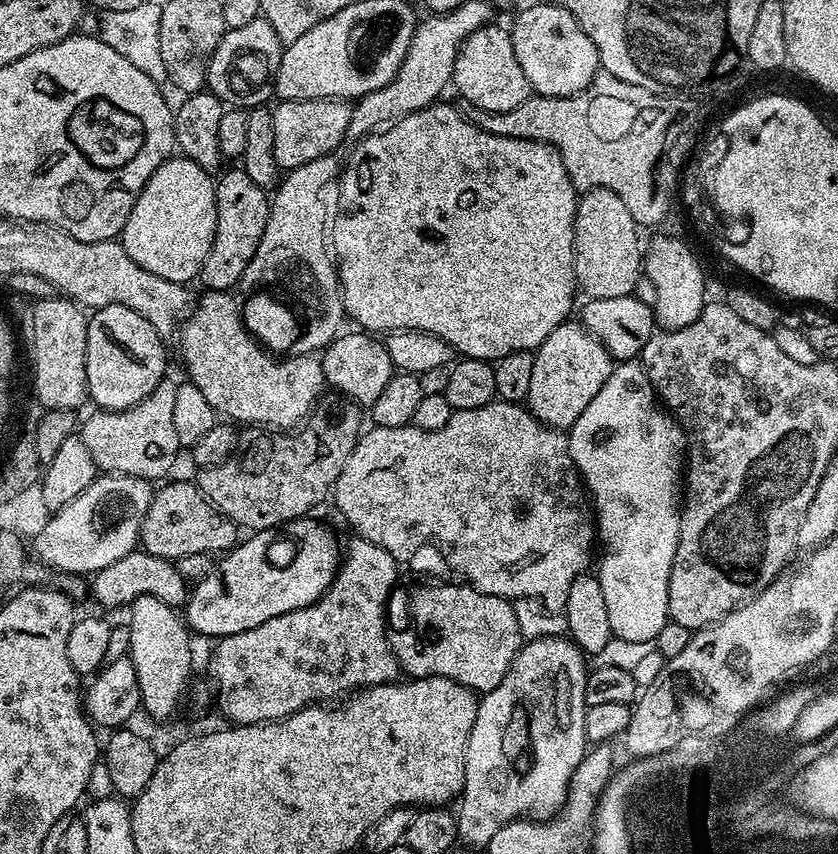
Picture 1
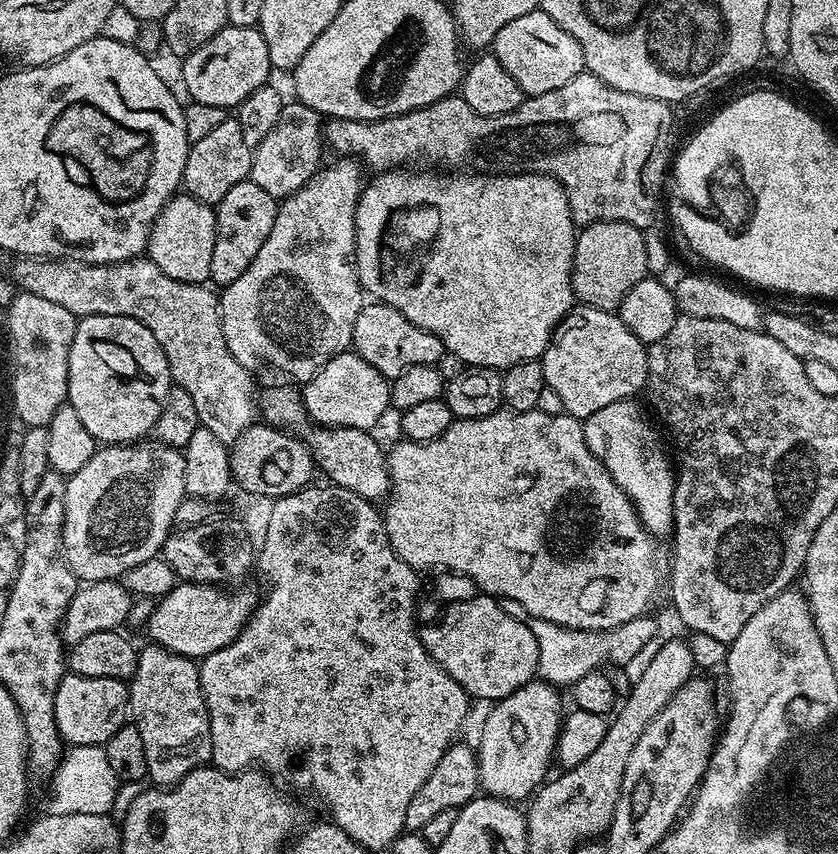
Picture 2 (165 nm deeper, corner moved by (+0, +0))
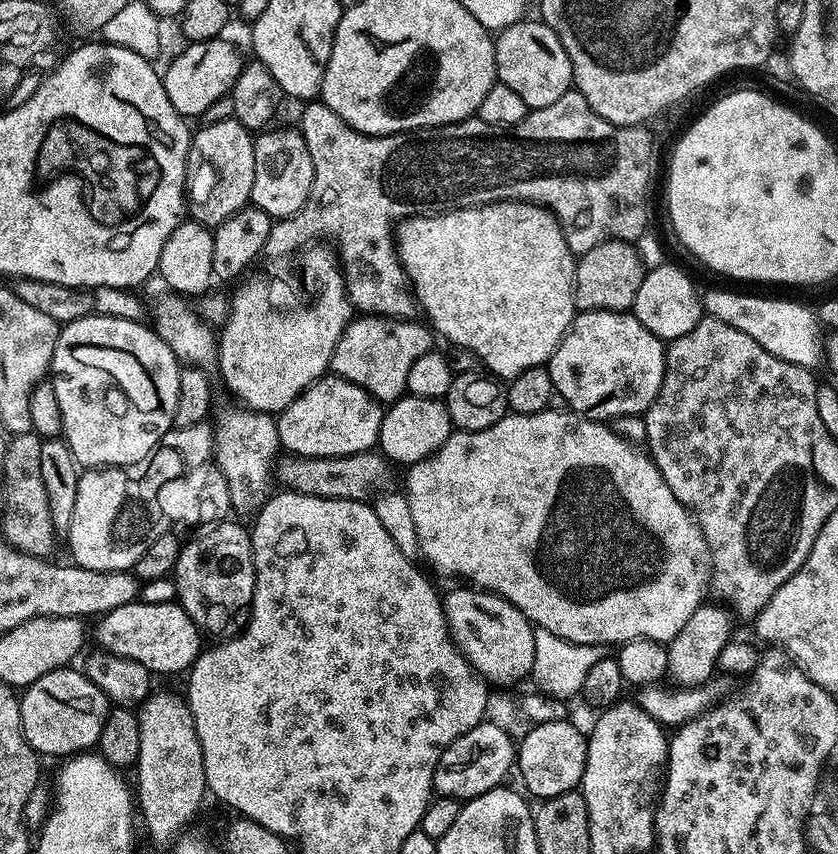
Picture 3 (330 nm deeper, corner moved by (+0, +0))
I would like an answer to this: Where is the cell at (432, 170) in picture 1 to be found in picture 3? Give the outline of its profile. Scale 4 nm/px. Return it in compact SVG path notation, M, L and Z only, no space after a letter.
M499 200L497 204L484 204L480 208L457 208L451 212L431 216L414 216L411 220L400 221L394 232L394 247L400 262L404 265L405 274L411 280L411 288L415 292L419 307L423 311L424 308L428 311L427 323L439 335L441 332L450 343L457 344L458 347L465 348L468 352L473 352L489 368L485 369L501 381L512 380L518 374L522 374L522 370L547 365L548 359L568 333L572 319L578 314L574 287L577 257L570 250L570 246L566 246L566 238L562 234L556 217L539 204L525 204L522 200Z

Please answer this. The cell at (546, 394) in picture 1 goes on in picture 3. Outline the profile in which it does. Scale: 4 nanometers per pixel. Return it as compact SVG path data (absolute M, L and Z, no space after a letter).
M631 311L580 312L572 319L568 333L548 359L547 369L555 395L565 400L571 411L589 420L611 422L619 416L640 416L654 402L664 377L665 341L660 340Z

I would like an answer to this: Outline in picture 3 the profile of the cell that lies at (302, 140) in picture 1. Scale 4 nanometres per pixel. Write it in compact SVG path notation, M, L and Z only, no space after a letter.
M295 127L278 132L264 130L254 140L254 186L251 203L276 220L296 216L306 206L314 186L314 162L304 141L304 135Z

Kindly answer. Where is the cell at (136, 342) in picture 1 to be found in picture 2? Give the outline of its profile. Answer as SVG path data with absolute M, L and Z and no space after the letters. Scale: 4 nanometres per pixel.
M85 316L77 323L74 342L70 346L67 403L74 406L74 411L78 414L79 420L82 421L82 426L86 426L86 430L90 430L92 437L101 445L132 446L137 442L143 441L147 437L144 435L147 432L149 435L155 429L158 418L162 414L164 404L168 401L168 396L171 394L173 387L170 366L166 362L166 354L162 354L162 346L158 346L158 338L154 338L154 334L150 334L150 330L146 330L146 326L142 326L142 322L138 322L134 318L126 318L125 316Z

